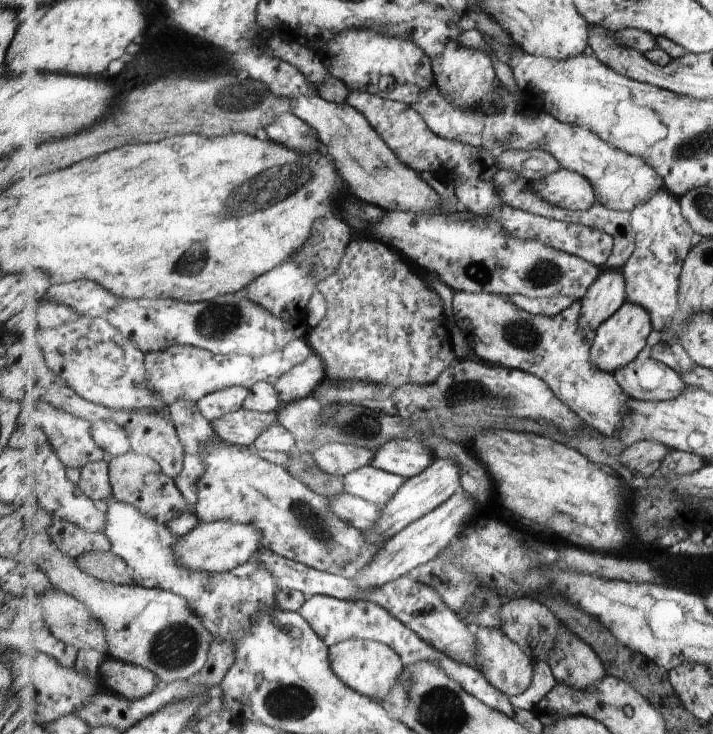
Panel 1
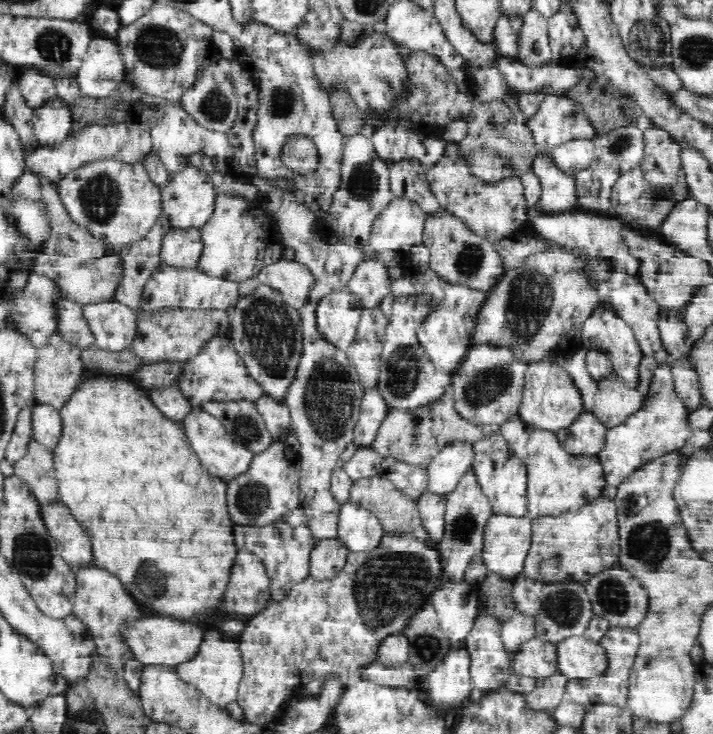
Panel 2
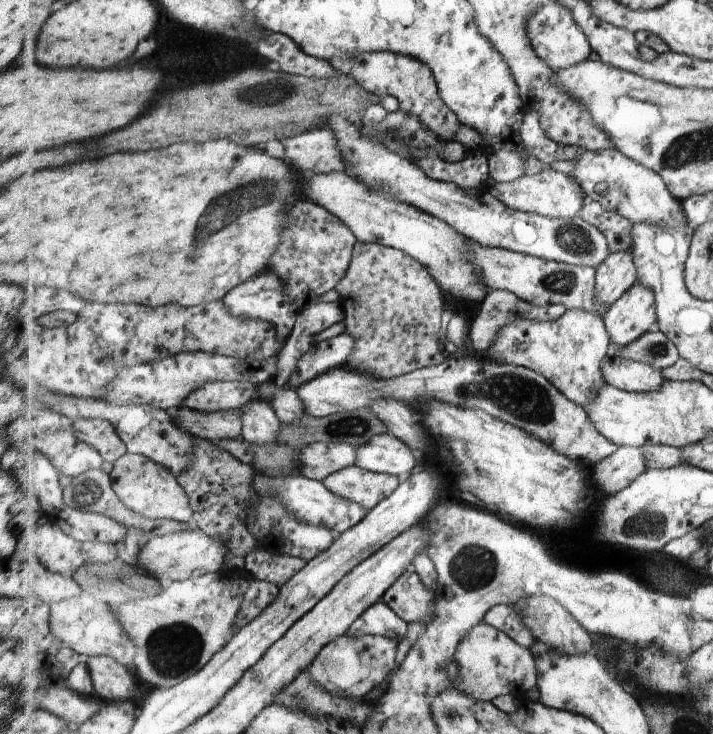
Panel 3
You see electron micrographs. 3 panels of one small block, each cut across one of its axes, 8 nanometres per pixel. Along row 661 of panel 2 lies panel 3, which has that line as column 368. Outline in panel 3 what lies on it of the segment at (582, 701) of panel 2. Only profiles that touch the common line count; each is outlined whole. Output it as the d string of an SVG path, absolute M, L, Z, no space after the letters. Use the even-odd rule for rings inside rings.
M381 599L364 612L346 632L349 636L381 635L394 637L401 642L409 632L409 624Z

